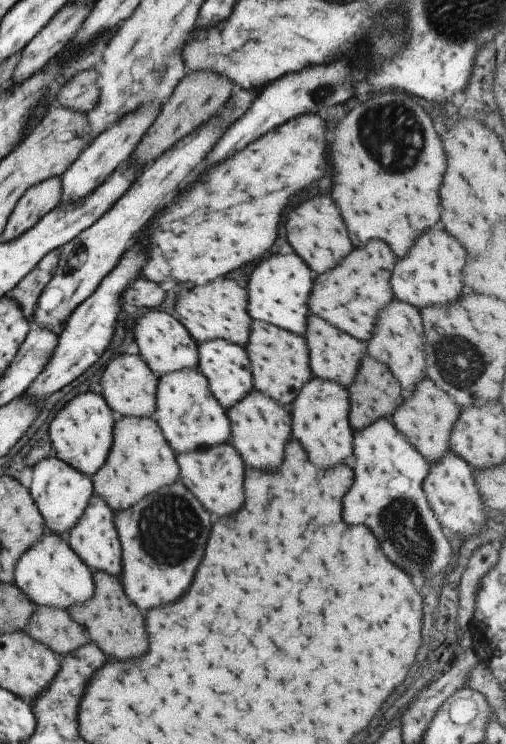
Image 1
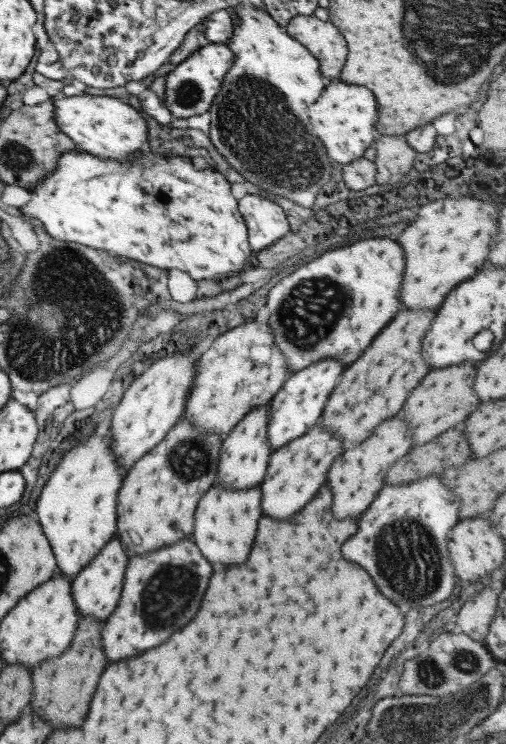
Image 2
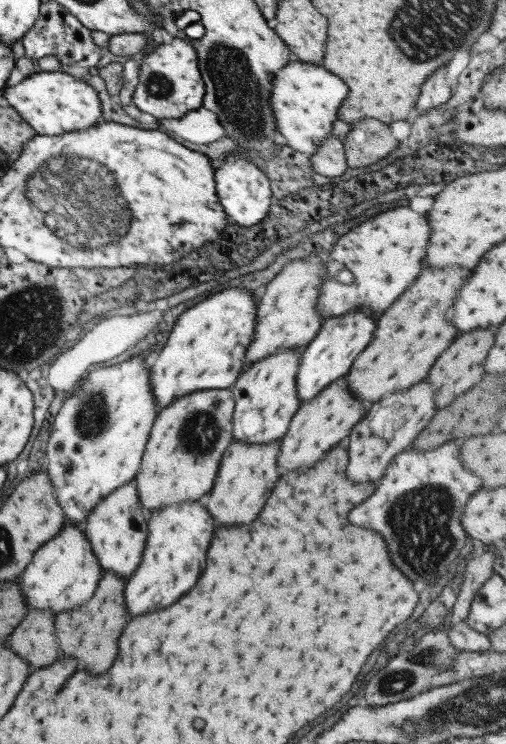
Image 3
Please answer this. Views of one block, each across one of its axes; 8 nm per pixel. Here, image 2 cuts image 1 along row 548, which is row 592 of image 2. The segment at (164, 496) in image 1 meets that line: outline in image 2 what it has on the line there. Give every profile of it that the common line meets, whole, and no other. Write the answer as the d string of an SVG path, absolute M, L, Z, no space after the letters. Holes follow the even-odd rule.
M191 537L154 552L132 556L127 564L120 600L101 630L102 650L110 662L154 648L168 640L174 630L186 626L200 608L210 574L210 562L200 554Z

